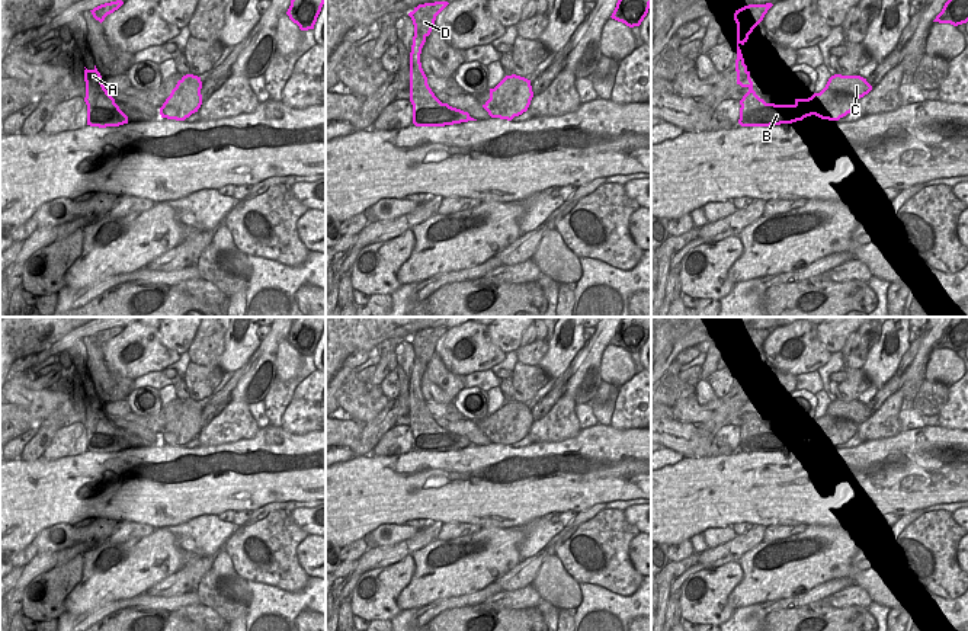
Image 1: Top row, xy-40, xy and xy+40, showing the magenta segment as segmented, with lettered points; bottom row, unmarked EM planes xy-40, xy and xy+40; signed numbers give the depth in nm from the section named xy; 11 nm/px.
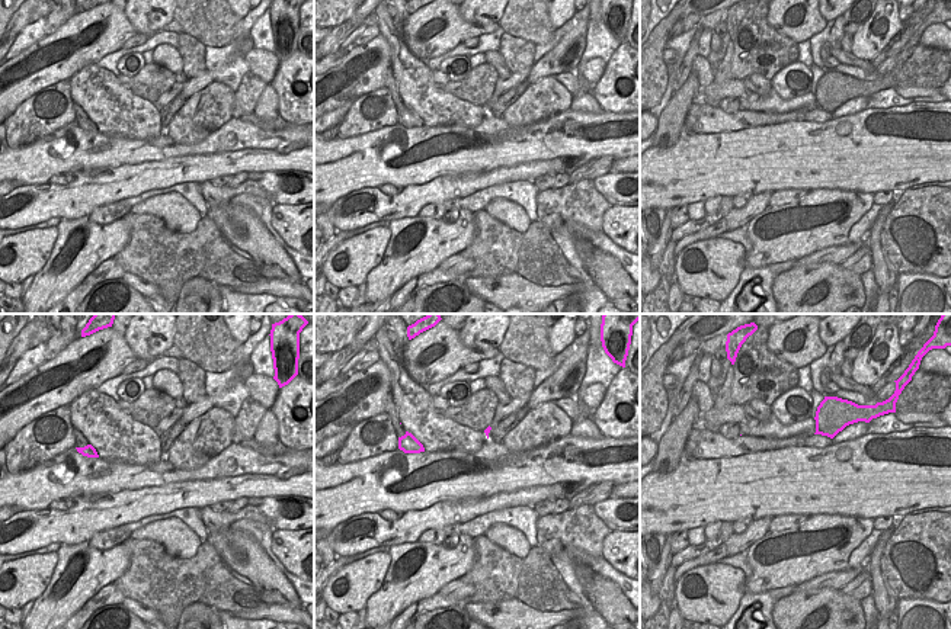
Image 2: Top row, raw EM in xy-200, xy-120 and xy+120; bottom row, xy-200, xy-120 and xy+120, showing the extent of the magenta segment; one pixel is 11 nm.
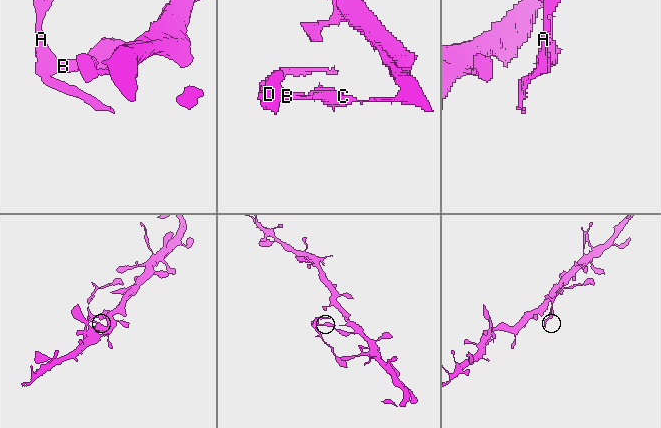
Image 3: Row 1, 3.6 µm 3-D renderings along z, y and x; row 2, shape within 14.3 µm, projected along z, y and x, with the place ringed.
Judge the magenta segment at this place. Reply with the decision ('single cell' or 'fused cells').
fused cells

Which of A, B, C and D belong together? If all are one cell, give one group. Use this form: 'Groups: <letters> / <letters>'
Groups: A B D / C

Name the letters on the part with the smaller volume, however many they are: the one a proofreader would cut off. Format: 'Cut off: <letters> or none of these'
Cut off: A, B, D

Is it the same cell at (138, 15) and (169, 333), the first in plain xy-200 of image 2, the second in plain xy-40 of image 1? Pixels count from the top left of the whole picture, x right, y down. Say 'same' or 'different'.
same

